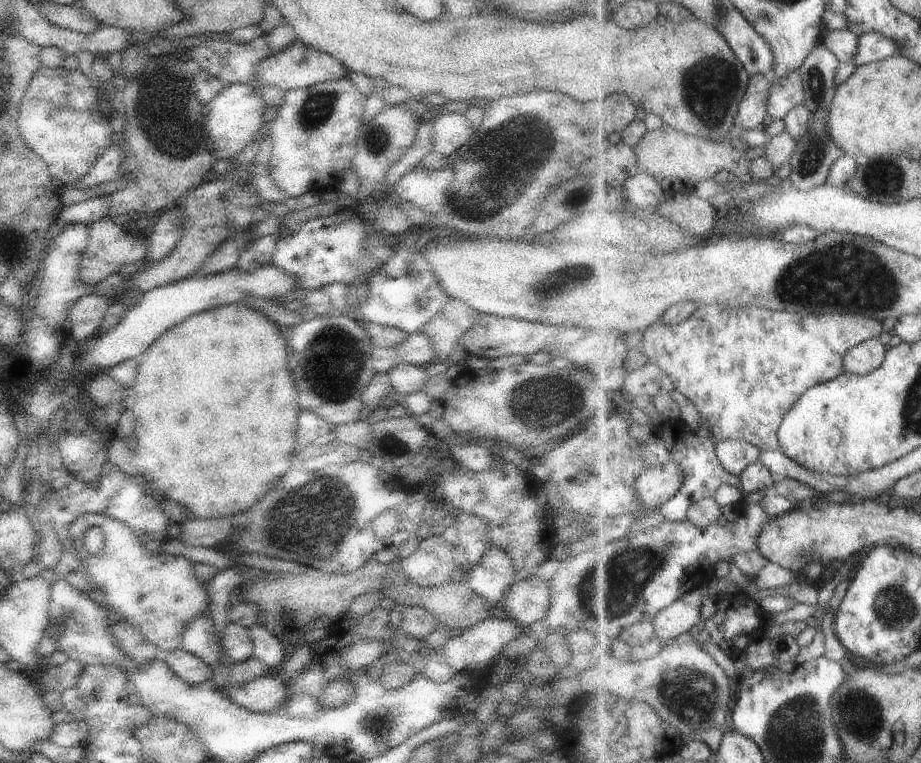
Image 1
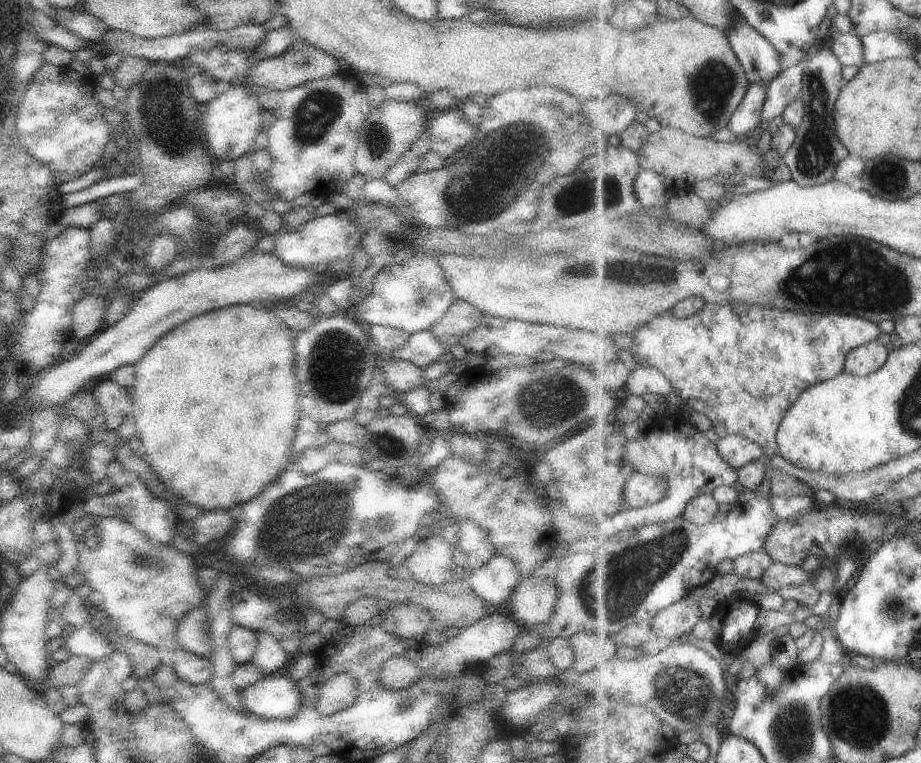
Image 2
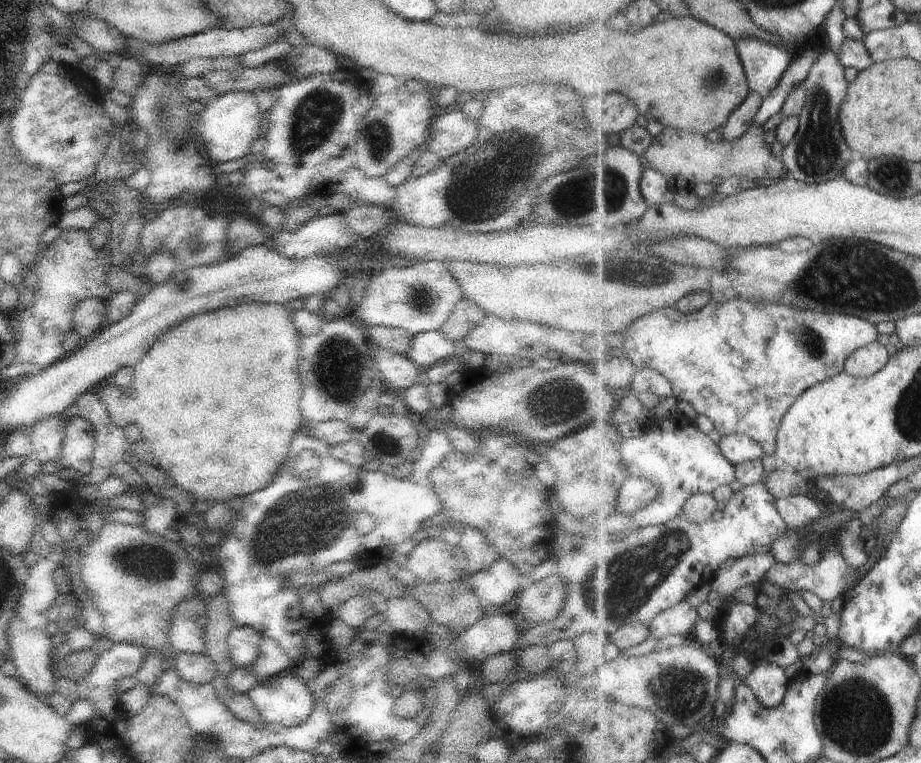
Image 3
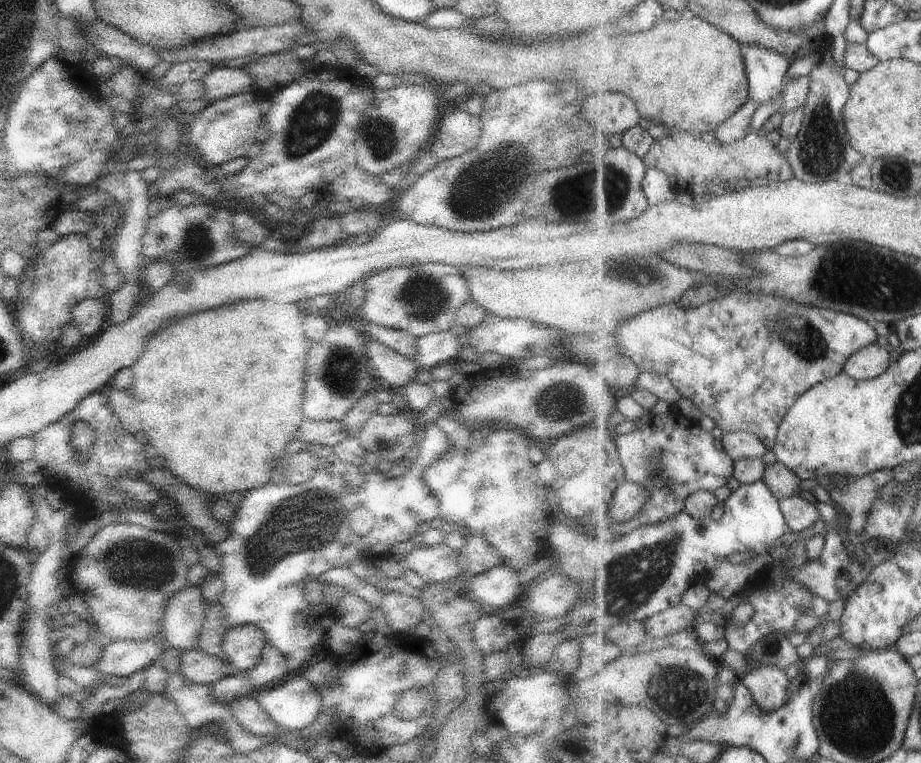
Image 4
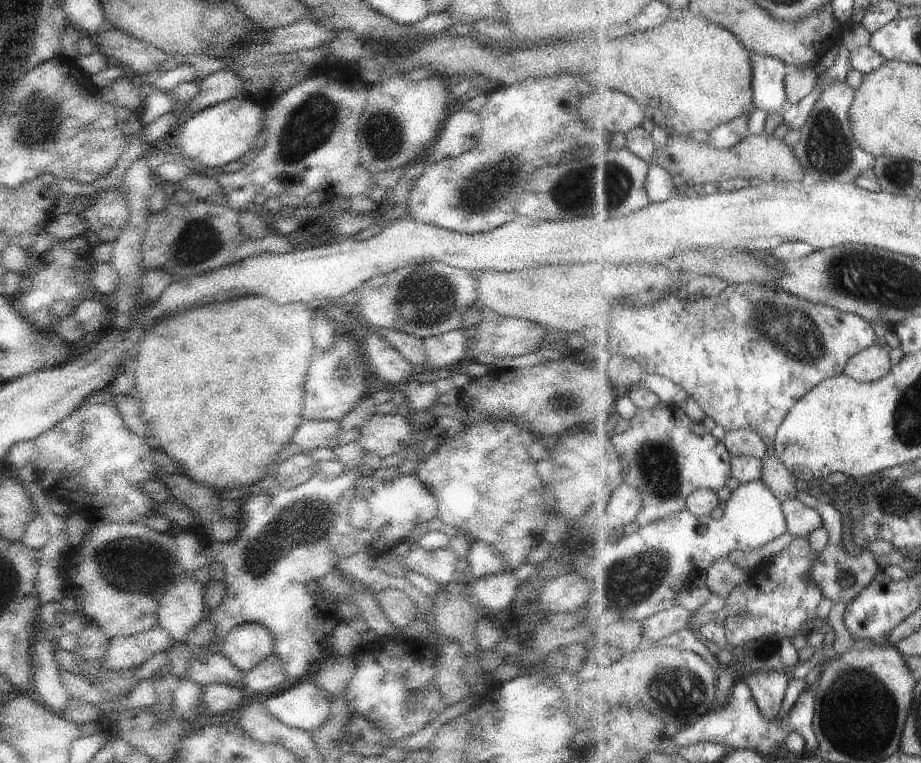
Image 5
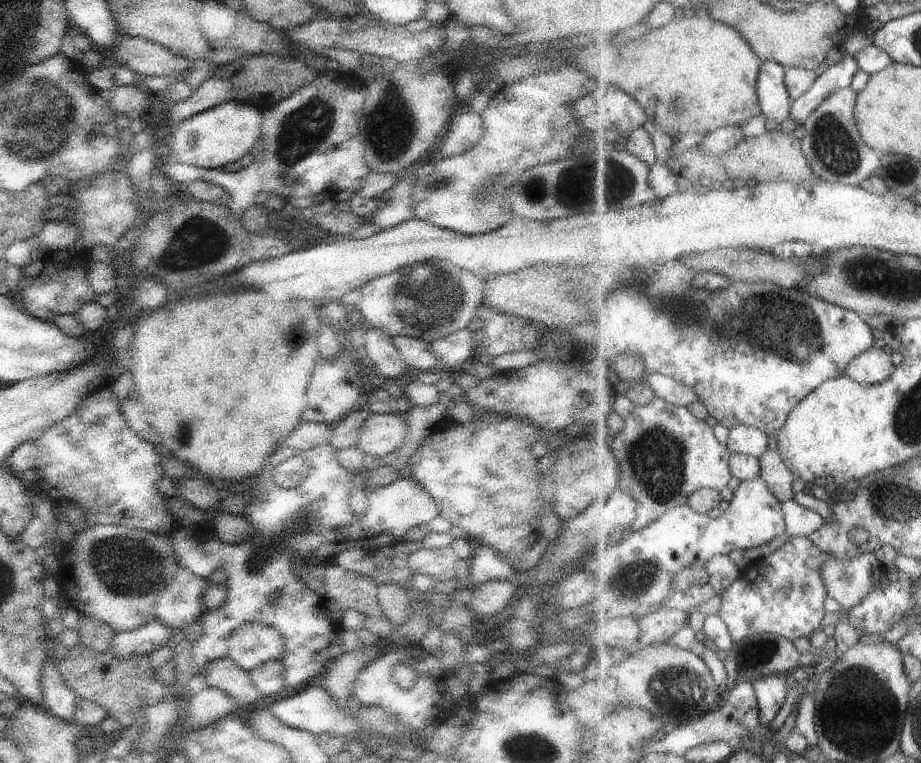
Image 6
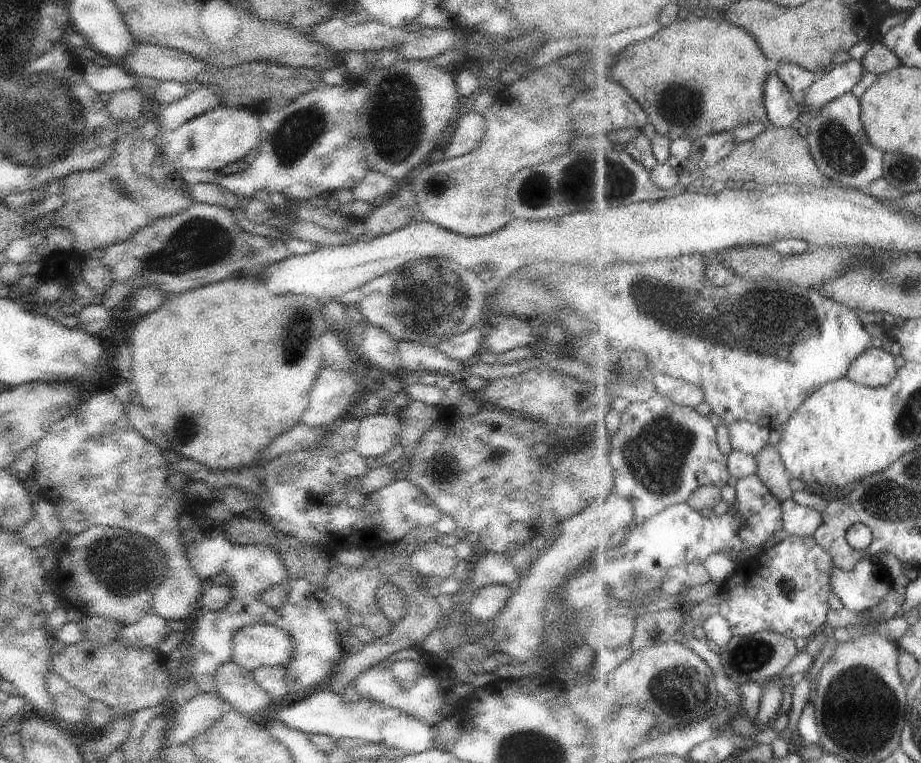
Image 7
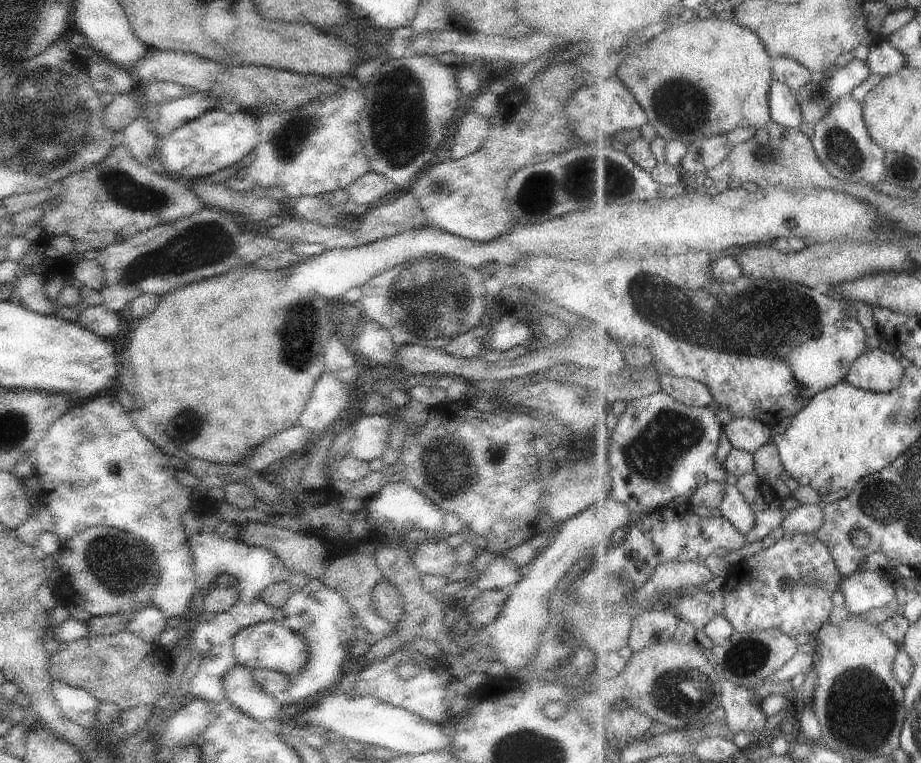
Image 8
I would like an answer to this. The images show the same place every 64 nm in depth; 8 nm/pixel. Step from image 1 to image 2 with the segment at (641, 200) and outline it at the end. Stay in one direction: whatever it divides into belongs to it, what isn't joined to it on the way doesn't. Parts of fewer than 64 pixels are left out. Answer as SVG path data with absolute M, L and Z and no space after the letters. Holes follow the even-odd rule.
M643 171L637 175L633 188L643 210L664 207L669 202L663 177L655 171Z

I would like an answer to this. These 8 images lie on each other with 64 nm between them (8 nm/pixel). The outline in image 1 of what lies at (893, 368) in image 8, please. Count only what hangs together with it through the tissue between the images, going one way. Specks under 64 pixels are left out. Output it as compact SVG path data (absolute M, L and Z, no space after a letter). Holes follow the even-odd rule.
M879 337L863 341L846 352L845 370L853 374L866 375L881 366L888 349L887 344L883 344Z

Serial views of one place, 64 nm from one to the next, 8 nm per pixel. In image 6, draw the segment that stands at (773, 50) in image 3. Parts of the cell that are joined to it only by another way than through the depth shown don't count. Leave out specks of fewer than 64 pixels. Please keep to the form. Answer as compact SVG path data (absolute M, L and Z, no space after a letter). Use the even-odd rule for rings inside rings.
M775 61L763 62L757 85L759 104L762 113L779 124L789 120L793 104L785 82L788 67Z

